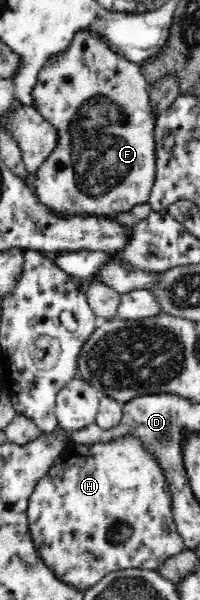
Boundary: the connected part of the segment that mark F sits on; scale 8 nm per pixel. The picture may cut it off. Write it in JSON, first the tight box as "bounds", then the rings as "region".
{"bounds":[31,29,157,221],"region":[[[79,29],[70,40],[70,45],[56,56],[49,57],[38,72],[36,83],[31,89],[31,98],[33,106],[50,125],[54,126],[57,133],[57,144],[52,153],[45,159],[44,164],[34,173],[36,181],[36,196],[38,202],[48,210],[48,214],[55,217],[104,217],[110,221],[116,221],[118,217],[130,212],[136,205],[141,205],[149,201],[151,189],[154,186],[157,177],[156,163],[156,136],[154,131],[156,127],[156,110],[150,102],[150,83],[146,76],[142,74],[142,64],[136,61],[130,61],[126,56],[110,48],[110,41],[104,39],[98,32],[92,29]]]}

